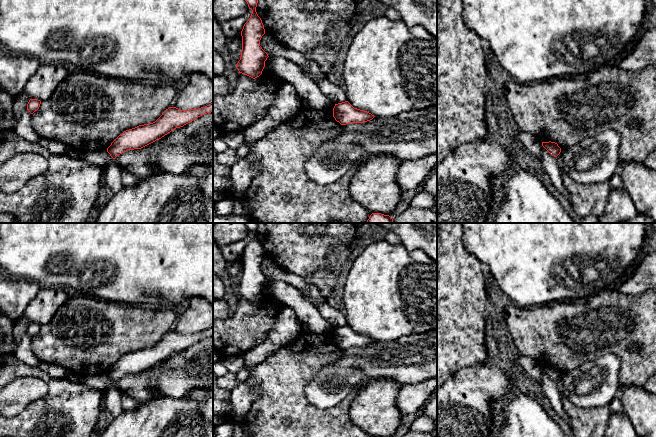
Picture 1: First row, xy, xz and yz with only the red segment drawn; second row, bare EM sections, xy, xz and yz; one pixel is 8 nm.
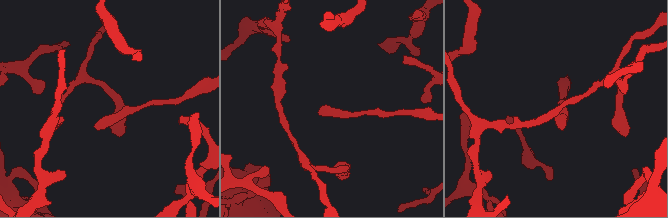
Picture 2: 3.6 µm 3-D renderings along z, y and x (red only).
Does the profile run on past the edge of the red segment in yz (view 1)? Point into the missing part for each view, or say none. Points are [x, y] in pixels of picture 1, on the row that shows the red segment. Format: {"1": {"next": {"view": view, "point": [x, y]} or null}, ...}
{"1": {"next": null}}

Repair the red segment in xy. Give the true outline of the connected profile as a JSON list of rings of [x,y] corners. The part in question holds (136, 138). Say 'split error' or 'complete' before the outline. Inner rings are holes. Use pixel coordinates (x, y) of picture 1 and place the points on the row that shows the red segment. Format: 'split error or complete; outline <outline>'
complete; outline [[[213,103],[190,110],[169,107],[155,122],[124,131],[111,143],[107,152],[115,159],[127,150],[141,149],[161,139],[172,130],[183,127],[198,117],[211,112],[213,112]]]

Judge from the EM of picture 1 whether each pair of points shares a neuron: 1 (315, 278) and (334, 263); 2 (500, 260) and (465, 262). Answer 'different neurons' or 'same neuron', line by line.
1: same neuron
2: different neurons

